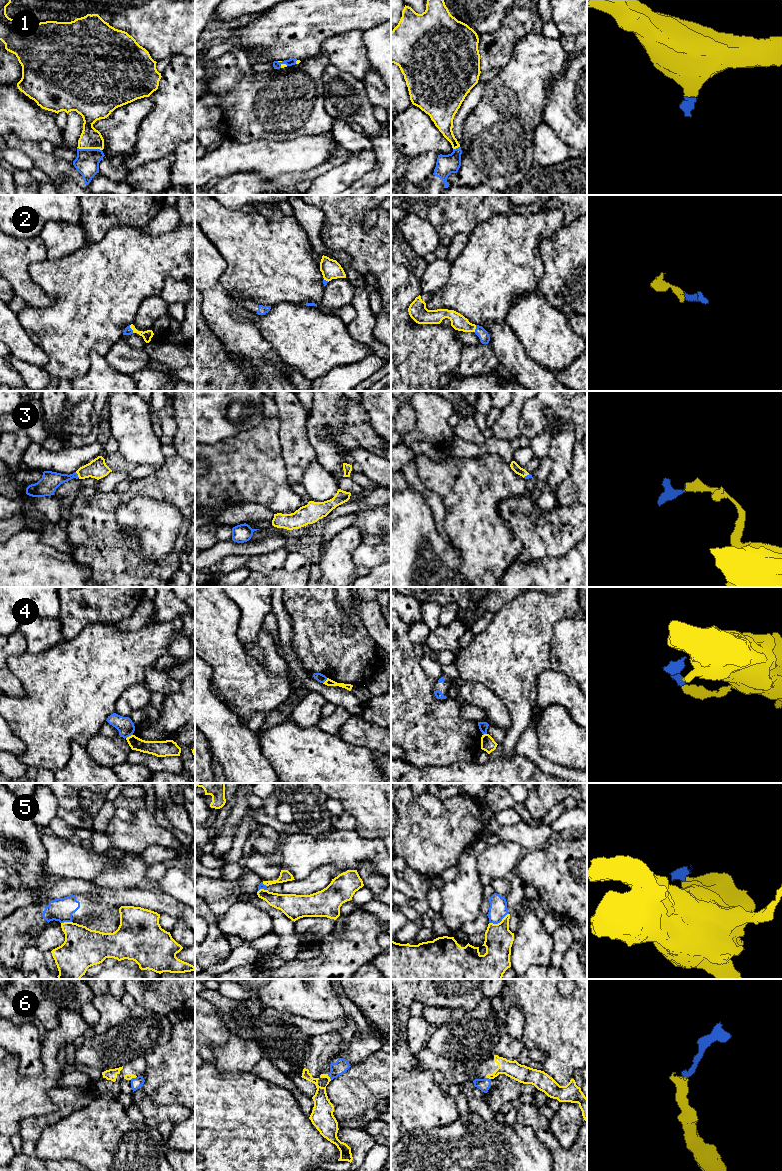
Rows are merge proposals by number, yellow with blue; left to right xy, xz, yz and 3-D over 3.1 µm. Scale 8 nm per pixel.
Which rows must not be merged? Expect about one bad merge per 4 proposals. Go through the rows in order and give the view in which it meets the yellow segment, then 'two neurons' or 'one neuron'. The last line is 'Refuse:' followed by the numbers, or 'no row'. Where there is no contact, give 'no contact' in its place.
1: contact in xy; one neuron
2: contact in xy; one neuron
3: contact in xy; one neuron
4: contact in xy; two neurons
5: contact in yz; two neurons
6: contact in xz; two neurons
Refuse: 4, 5, 6

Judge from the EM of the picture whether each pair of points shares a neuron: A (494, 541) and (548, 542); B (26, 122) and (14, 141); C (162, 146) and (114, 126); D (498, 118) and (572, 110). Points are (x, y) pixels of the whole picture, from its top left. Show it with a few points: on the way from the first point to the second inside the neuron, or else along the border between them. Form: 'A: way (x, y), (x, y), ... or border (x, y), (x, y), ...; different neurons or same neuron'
A: border (507, 524), (522, 544), (522, 551), (517, 559); different neurons
B: border (10, 133), (13, 133), (23, 141); different neurons
C: border (147, 114), (138, 128), (134, 149), (125, 156); different neurons
D: border (548, 90), (548, 98), (543, 108), (542, 120); different neurons

